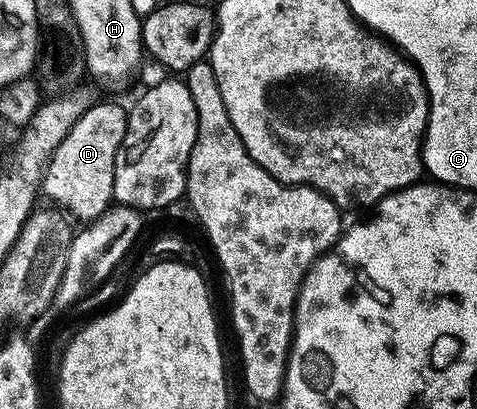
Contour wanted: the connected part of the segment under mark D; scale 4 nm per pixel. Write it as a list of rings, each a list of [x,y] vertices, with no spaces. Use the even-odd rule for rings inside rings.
[[[92,103],[85,110],[85,114],[81,114],[81,118],[77,118],[73,130],[69,130],[69,134],[65,134],[61,146],[57,146],[53,158],[47,163],[41,185],[42,195],[44,197],[47,195],[55,203],[52,205],[58,206],[64,213],[70,214],[72,217],[75,215],[79,222],[96,220],[106,208],[112,207],[115,159],[125,138],[127,114],[128,109],[122,108],[119,104]]]

